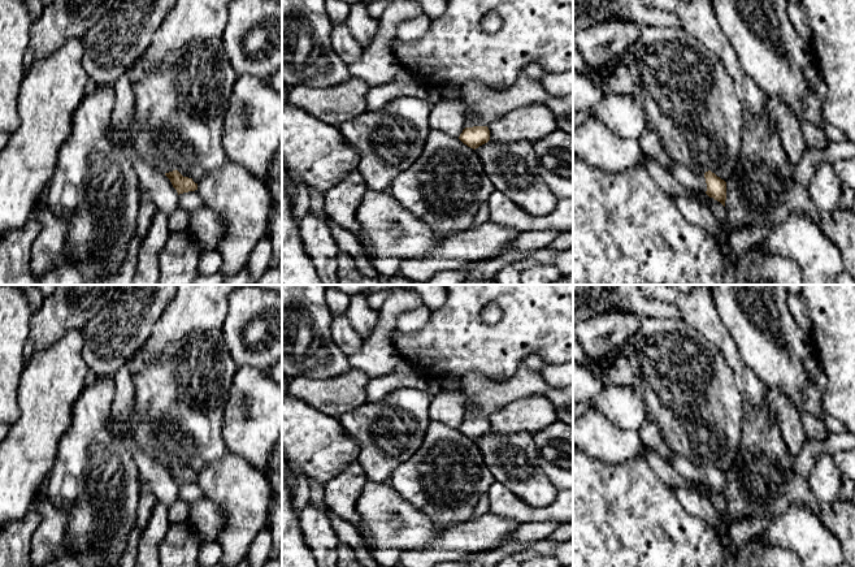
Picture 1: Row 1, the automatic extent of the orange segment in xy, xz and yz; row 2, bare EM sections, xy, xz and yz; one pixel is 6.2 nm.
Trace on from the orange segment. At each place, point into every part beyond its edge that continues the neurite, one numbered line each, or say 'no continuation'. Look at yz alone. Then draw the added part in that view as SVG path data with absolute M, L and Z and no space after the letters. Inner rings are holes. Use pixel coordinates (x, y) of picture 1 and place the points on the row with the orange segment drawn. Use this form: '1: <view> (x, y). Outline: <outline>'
1: yz (682, 174). Outline: M670 161L667 172L674 177L674 179L689 190L698 192L707 191L707 183L704 174L694 173L689 166Z

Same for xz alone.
1: xz (472, 120). Outline: M469 105L465 107L465 121L466 127L481 126L478 116L473 112Z

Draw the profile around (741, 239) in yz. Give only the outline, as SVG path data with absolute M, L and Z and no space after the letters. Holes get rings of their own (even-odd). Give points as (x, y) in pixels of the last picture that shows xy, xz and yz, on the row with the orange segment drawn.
M765 224L754 229L733 229L729 235L729 256L735 265L737 259L748 248L752 248L763 239L768 238L772 228Z

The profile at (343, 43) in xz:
M346 23L333 25L331 47L347 65L361 57L363 48Z

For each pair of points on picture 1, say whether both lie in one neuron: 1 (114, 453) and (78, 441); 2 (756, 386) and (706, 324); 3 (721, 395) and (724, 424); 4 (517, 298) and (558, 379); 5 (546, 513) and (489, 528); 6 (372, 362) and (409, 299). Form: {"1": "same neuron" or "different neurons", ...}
{"1": "same neuron", "2": "same neuron", "3": "same neuron", "4": "different neurons", "5": "different neurons", "6": "same neuron"}

